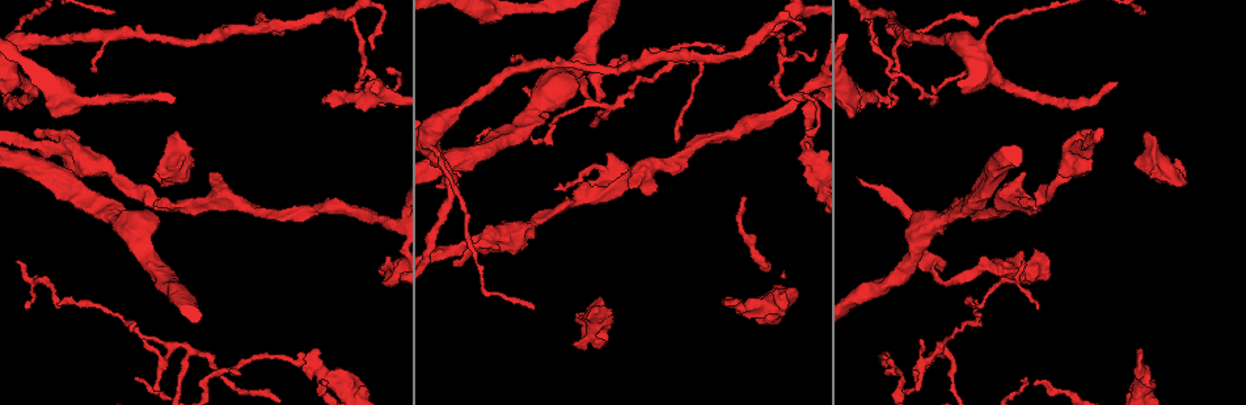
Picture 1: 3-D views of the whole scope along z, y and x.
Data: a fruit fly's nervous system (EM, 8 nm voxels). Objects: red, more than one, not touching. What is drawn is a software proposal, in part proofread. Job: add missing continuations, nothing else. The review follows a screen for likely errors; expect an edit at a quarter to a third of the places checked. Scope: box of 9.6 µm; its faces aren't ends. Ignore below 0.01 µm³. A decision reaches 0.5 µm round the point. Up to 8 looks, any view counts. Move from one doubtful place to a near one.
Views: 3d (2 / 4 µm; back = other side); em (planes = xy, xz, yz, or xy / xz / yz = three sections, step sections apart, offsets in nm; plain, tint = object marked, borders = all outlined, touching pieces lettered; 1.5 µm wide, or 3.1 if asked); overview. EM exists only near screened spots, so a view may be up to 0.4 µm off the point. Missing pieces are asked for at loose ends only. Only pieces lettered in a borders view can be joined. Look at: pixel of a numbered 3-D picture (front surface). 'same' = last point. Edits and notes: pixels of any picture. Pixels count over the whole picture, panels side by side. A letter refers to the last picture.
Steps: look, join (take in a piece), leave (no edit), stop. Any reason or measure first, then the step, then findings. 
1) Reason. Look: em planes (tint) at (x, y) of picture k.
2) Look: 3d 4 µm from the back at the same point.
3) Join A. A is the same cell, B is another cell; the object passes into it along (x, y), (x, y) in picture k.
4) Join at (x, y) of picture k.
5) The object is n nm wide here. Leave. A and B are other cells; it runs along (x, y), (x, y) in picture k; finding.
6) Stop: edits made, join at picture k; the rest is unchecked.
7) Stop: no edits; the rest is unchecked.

Look: 3d 4 µm at (736, 303) of picture 1.

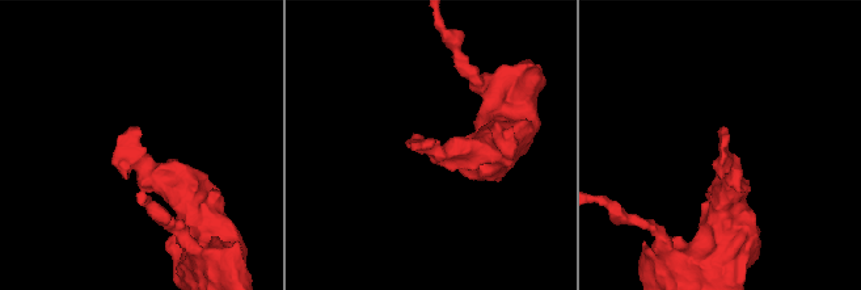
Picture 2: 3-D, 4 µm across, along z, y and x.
Need the tissue. Look: em xy step 4 (borders) at (721, 130) of picture 2.

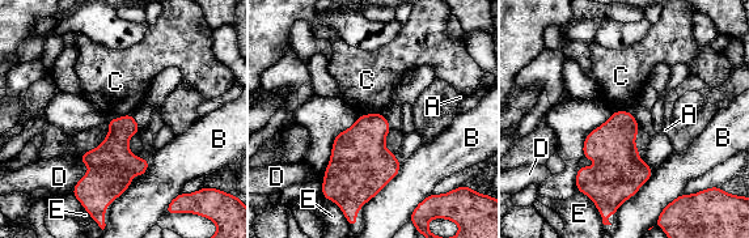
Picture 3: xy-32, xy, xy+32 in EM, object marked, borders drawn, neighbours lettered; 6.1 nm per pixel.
The longest contact is with B, 340 nm. Leave. A, B, C, D and E are other cells; a border runs along (131, 113), (106, 120) in picture 3; none of them fits.

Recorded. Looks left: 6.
Thin end. Look: em yz step 8 (tint) at (322, 101) of picture 1.

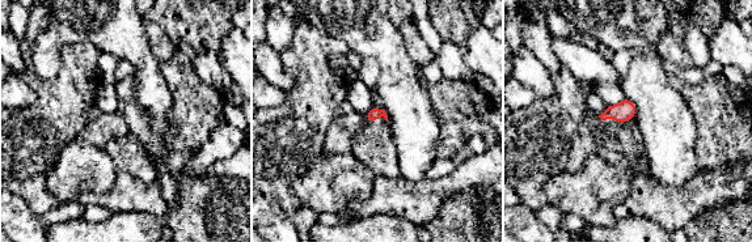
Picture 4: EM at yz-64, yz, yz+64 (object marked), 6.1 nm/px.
Cut it another way. Look: em planes (borders) at the same point.

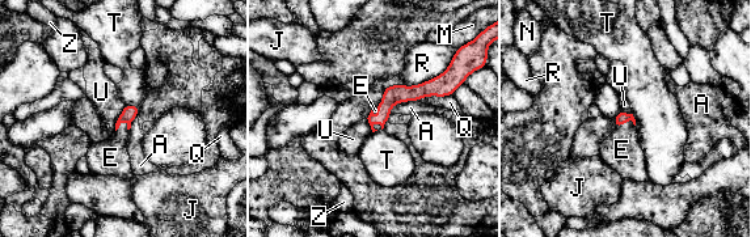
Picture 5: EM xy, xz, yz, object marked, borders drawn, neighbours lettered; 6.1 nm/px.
Join E. E is the same cell, A, J, M, N, Q, R, T, U and Z are other cells; the neuron continues.

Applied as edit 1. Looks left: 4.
Look: em yz step 8 (borders) at (890, 355) of picture 1.

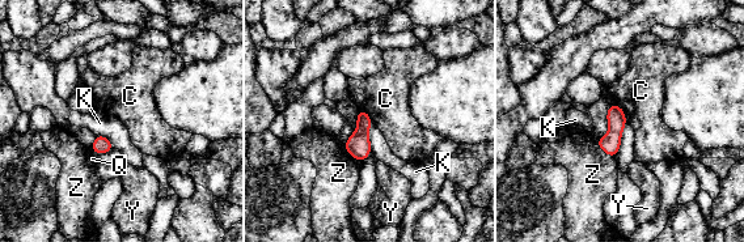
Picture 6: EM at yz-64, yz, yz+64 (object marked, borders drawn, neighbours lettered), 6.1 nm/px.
Look: em planes (borders) at the same point.

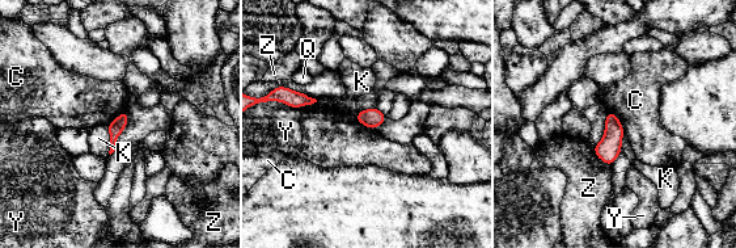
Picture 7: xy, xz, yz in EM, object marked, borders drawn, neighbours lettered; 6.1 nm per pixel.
Leave. C, K, Q, Y and Z are other cells; a border runs along (608, 110), (618, 118), (625, 131) in picture 7; none of them fits.

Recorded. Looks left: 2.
Stop: edits made, join at picture 5; the rest is unchecked.

